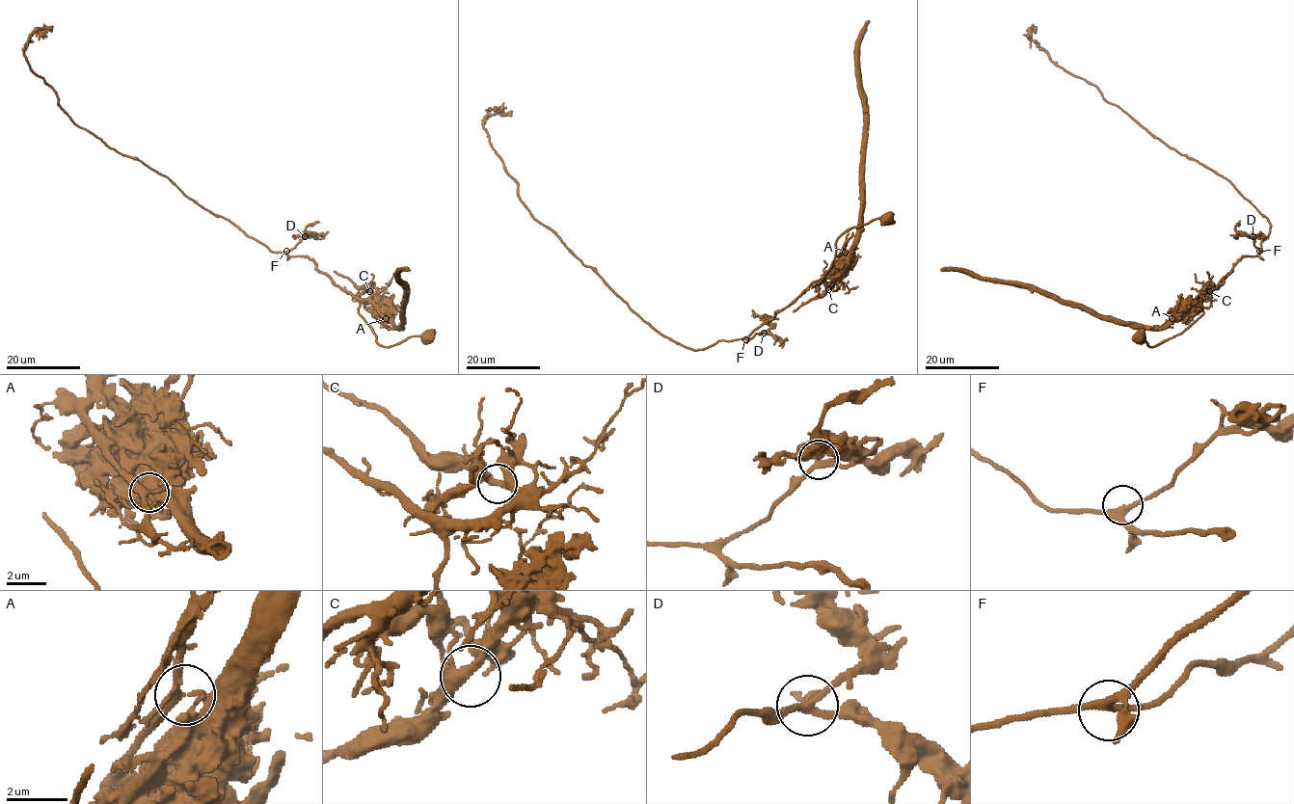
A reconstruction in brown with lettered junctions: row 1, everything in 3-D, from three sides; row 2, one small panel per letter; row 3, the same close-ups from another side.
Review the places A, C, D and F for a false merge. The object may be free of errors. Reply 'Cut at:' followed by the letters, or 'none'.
Cut at: A

